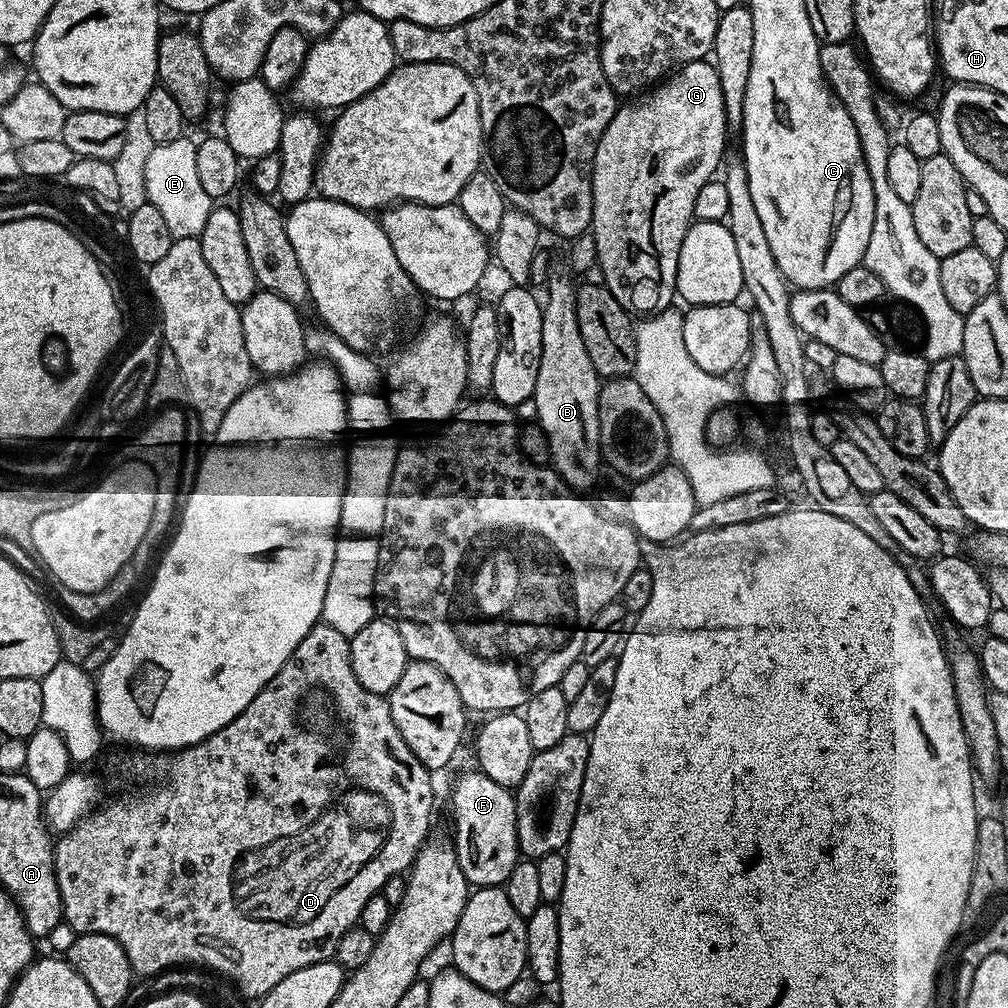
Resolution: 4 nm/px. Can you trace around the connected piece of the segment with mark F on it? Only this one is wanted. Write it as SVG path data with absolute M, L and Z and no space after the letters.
M479 770L462 773L452 788L452 820L456 823L454 847L458 866L462 866L462 874L468 879L469 885L476 888L503 886L510 878L510 870L514 870L517 860L522 856L518 846L516 797L513 789L498 786L494 778L486 778L486 774Z

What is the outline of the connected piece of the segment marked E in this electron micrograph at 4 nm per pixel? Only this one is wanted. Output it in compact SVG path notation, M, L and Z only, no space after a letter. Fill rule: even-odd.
M182 135L174 142L166 142L149 147L148 157L144 160L144 192L147 203L162 210L166 226L174 238L182 236L199 237L206 226L206 218L212 212L214 202L202 190L202 181L198 178L198 166L194 162L196 144Z

